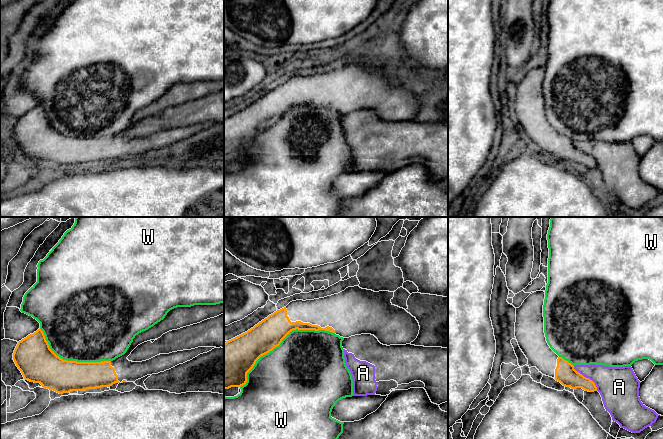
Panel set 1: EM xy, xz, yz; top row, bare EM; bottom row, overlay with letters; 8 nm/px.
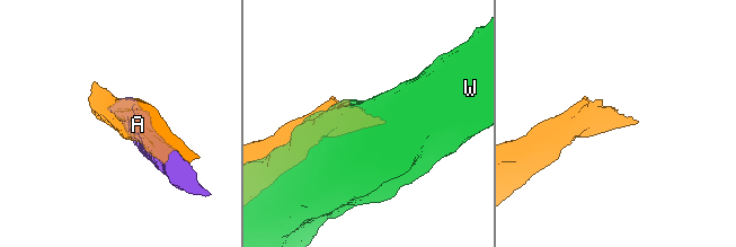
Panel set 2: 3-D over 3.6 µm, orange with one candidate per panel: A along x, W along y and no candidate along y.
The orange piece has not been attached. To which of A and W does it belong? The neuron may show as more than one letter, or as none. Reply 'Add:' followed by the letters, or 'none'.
Add: none

